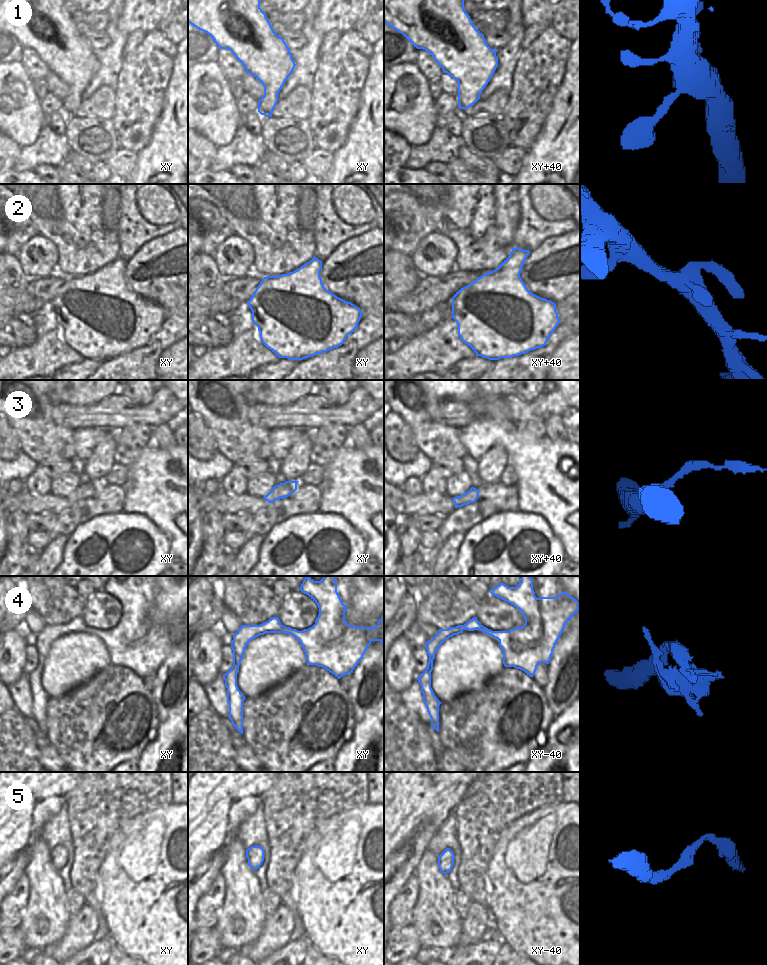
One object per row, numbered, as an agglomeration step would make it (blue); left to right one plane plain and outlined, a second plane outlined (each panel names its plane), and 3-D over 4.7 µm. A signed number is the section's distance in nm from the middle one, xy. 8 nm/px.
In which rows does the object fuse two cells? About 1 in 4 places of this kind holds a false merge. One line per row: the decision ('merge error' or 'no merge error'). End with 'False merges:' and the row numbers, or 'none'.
1: no merge error
2: no merge error
3: merge error
4: merge error
5: no merge error
False merges: 3, 4

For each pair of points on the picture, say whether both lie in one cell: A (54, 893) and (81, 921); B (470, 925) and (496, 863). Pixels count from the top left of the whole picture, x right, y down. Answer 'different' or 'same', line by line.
A: different
B: different

